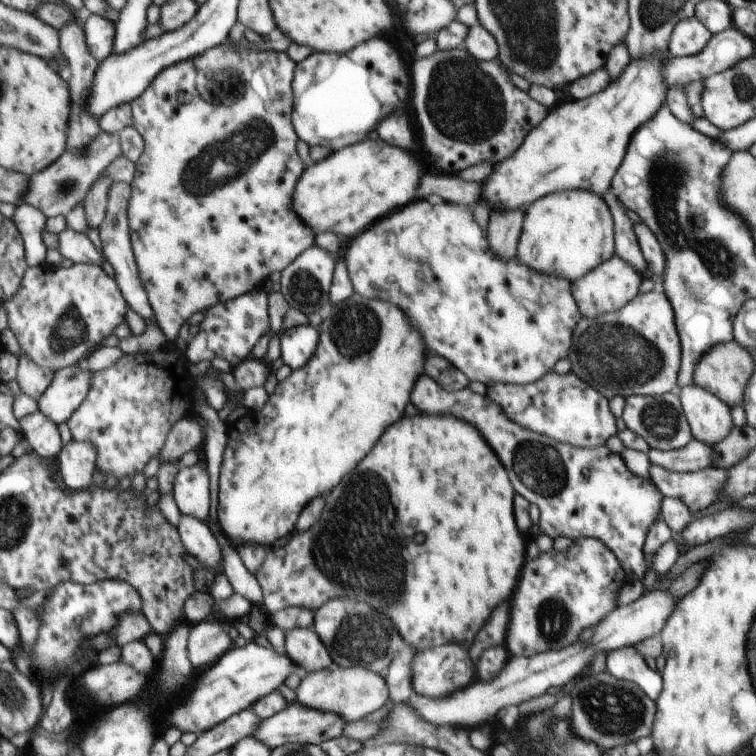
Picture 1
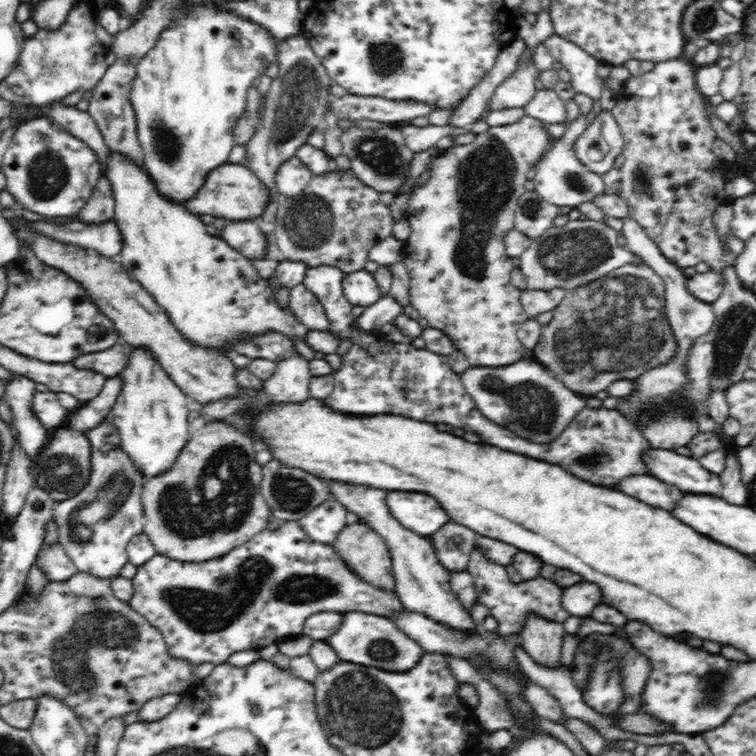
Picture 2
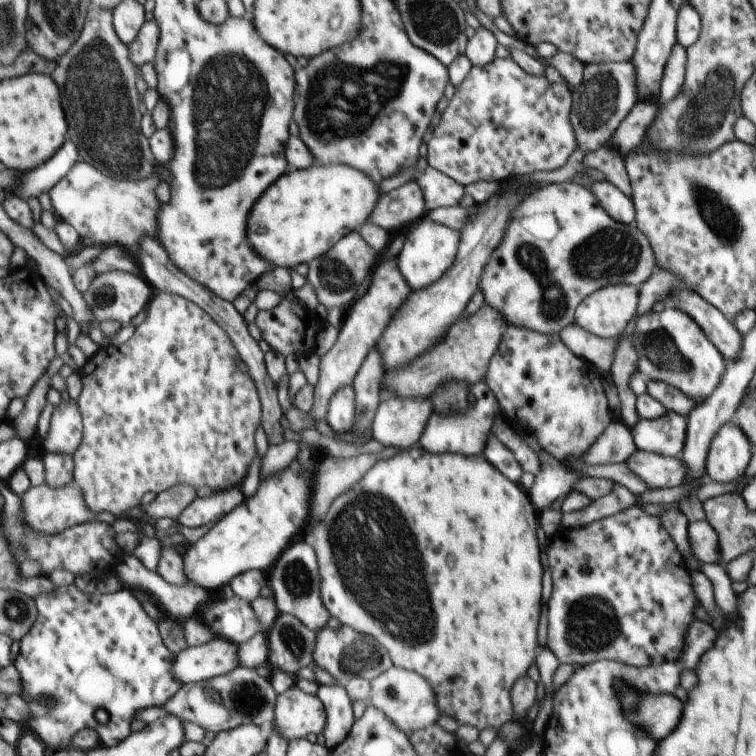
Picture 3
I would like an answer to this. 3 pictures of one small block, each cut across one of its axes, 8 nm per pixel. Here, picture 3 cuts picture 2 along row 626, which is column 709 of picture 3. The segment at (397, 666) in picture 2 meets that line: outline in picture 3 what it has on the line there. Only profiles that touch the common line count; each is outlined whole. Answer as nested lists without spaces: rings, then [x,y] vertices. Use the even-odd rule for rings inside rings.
[[[667,306],[662,312],[648,311],[633,320],[629,332],[638,351],[639,372],[647,379],[670,384],[698,405],[720,384],[725,358],[698,323],[679,308]]]

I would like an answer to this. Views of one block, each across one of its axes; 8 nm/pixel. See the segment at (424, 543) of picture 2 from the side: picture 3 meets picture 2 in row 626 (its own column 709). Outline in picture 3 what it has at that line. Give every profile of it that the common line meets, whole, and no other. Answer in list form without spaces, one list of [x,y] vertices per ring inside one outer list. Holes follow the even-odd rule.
[[[728,421],[713,436],[706,459],[709,480],[728,484],[738,481],[752,458],[751,442],[734,421]]]

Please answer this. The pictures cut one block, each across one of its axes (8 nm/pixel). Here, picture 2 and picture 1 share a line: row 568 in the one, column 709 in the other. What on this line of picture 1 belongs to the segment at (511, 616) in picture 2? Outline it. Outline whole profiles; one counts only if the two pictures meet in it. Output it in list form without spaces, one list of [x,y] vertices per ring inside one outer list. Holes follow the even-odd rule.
[[[650,464],[650,481],[664,498],[680,500],[692,514],[718,501],[718,494],[726,484],[726,469],[710,467],[695,472],[673,472]]]

